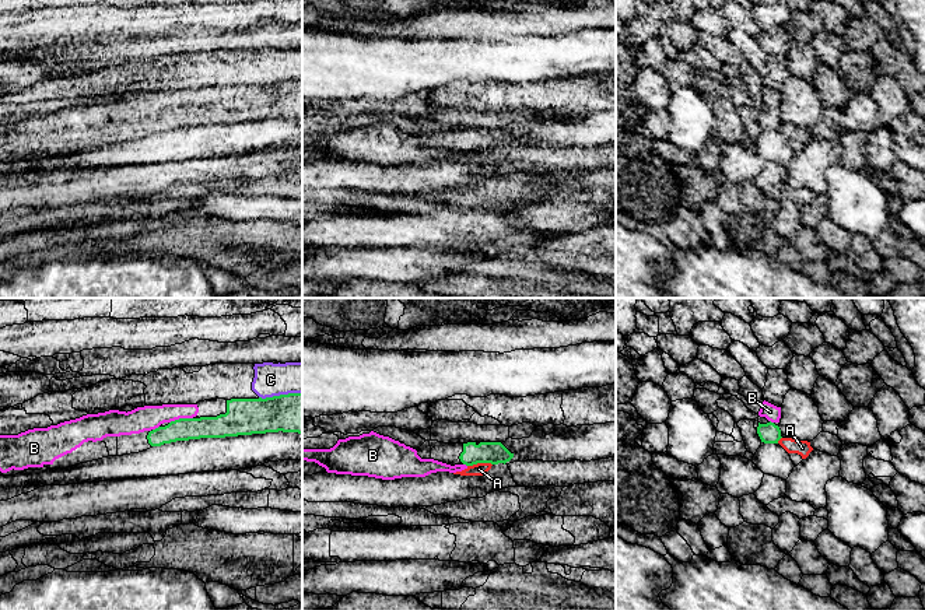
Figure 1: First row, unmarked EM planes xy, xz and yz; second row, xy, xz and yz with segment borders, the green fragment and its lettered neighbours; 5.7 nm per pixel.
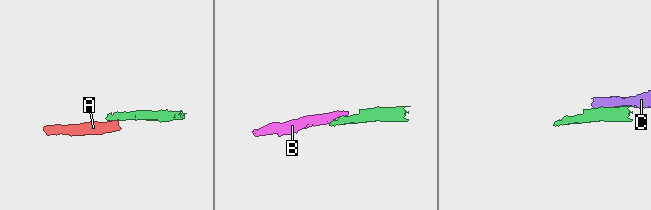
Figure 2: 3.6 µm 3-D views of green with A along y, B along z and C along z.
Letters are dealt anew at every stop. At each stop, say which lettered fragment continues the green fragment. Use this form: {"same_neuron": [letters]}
{"same_neuron": ["B"]}

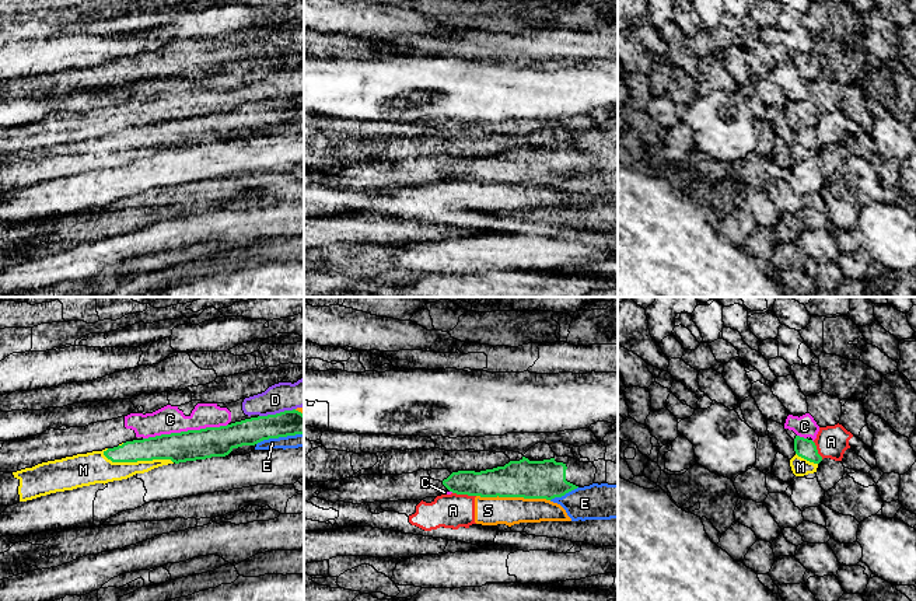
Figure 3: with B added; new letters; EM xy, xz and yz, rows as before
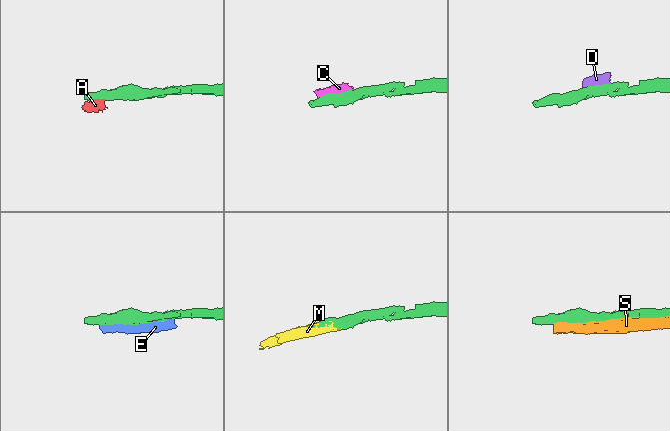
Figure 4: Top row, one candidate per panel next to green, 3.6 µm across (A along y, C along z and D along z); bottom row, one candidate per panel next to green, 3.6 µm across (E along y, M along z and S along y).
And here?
{"same_neuron": ["M"]}

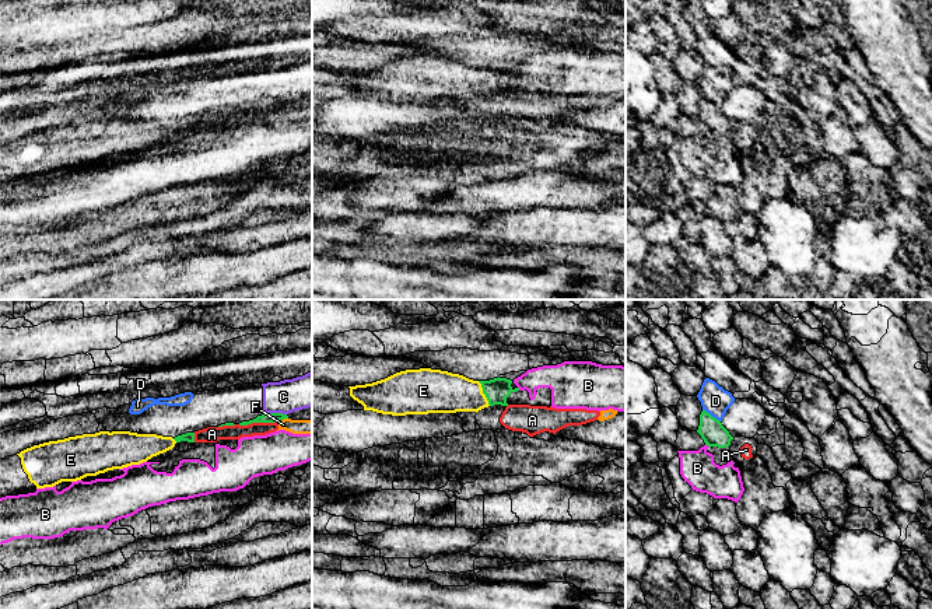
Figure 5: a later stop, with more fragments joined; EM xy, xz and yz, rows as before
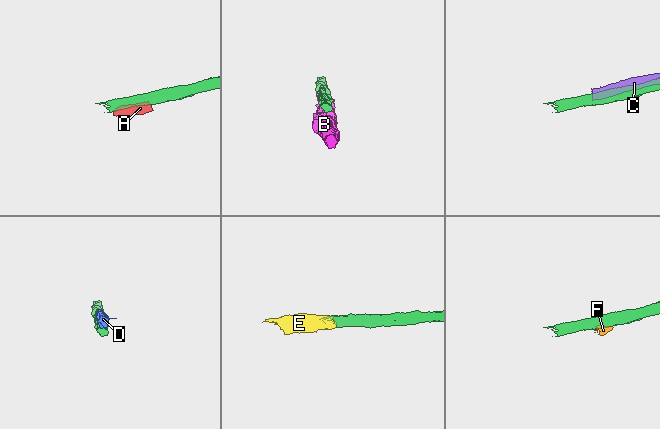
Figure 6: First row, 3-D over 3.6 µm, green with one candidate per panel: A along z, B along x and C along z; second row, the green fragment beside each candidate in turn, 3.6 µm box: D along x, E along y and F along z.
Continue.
{"same_neuron": ["E"]}

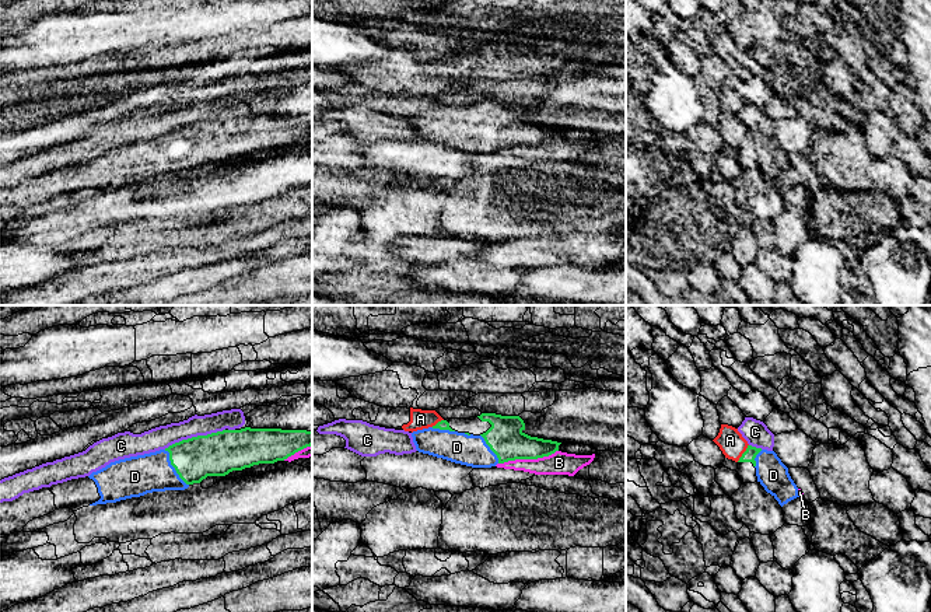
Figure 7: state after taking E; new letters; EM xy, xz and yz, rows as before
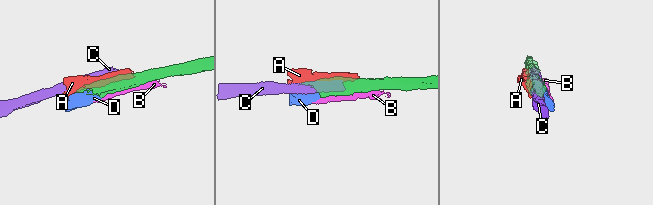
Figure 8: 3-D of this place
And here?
{"same_neuron": ["D"]}

